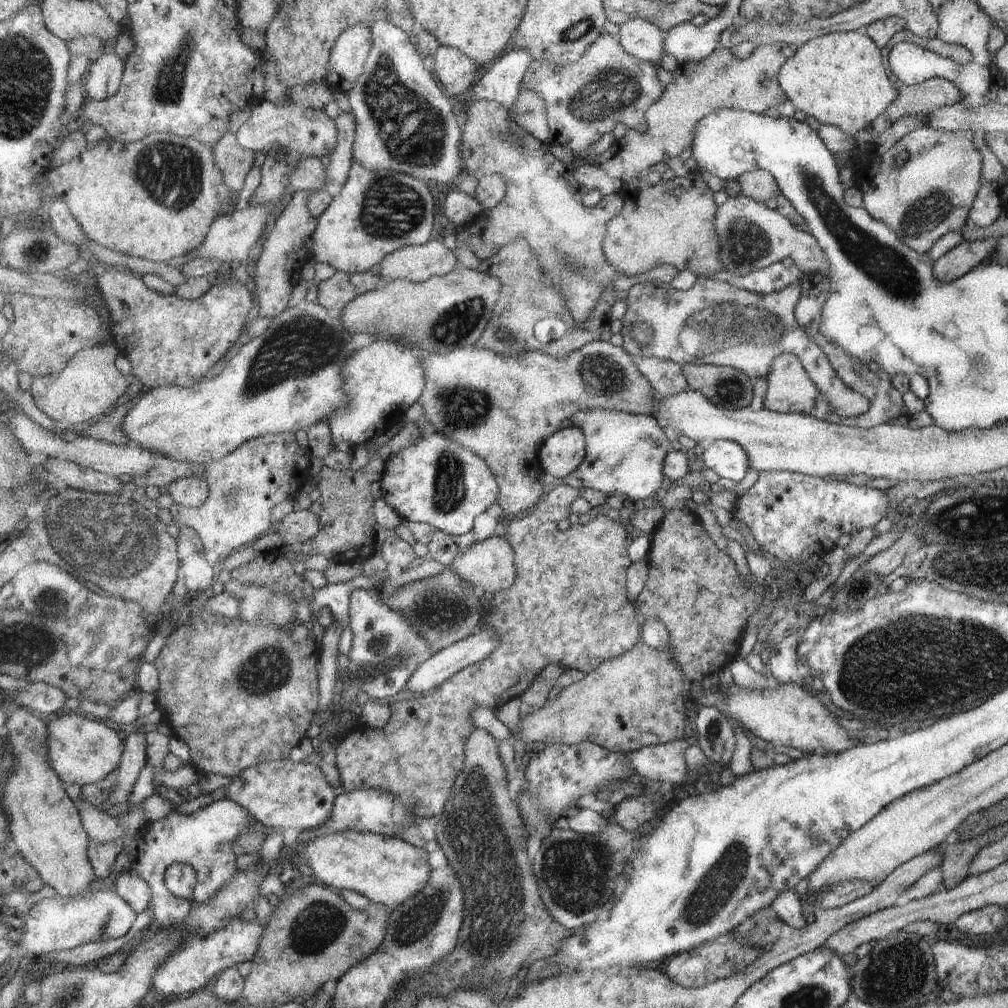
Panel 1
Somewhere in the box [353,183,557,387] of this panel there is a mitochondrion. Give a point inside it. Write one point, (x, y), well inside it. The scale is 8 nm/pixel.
(456, 324)

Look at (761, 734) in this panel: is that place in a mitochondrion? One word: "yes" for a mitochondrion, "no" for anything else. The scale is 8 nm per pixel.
no

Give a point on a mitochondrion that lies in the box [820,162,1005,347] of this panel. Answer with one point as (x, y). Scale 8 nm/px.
(931, 210)

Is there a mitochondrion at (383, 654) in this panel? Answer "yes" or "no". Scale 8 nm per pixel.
yes

